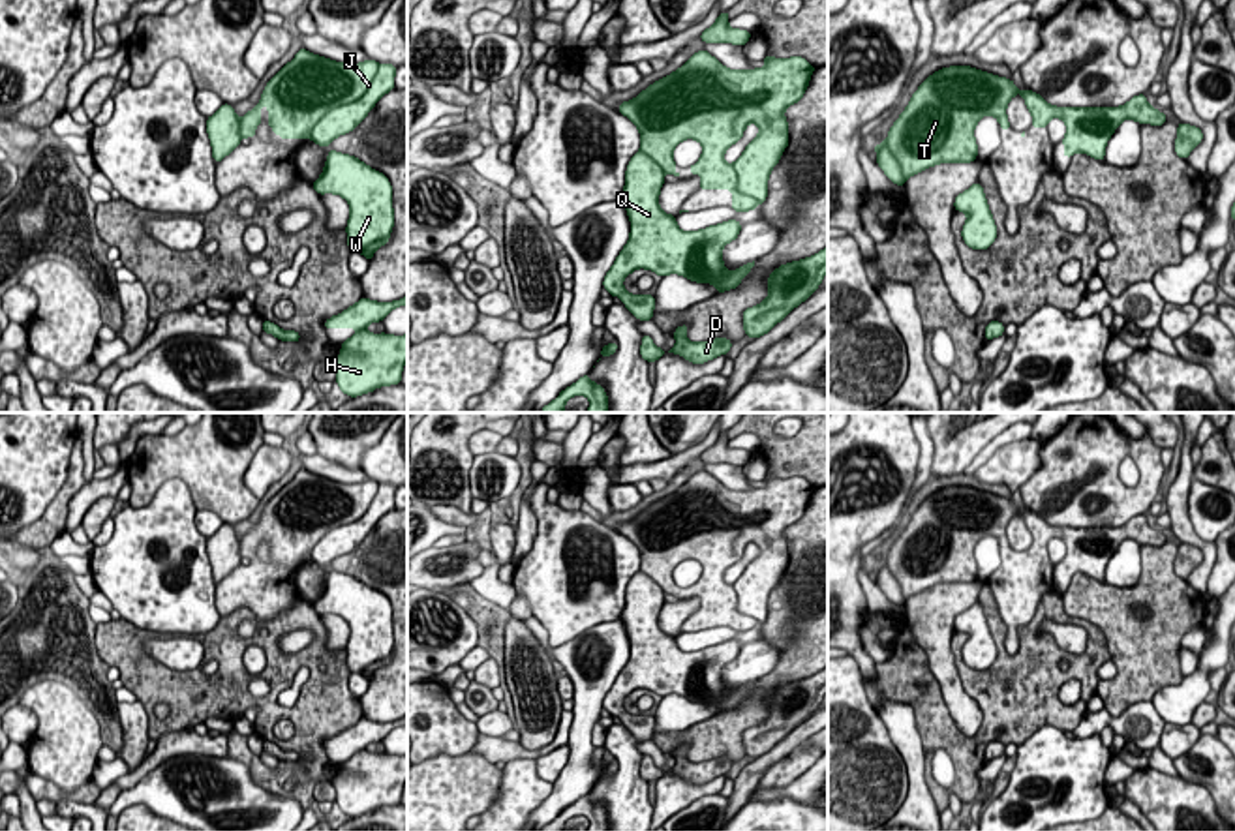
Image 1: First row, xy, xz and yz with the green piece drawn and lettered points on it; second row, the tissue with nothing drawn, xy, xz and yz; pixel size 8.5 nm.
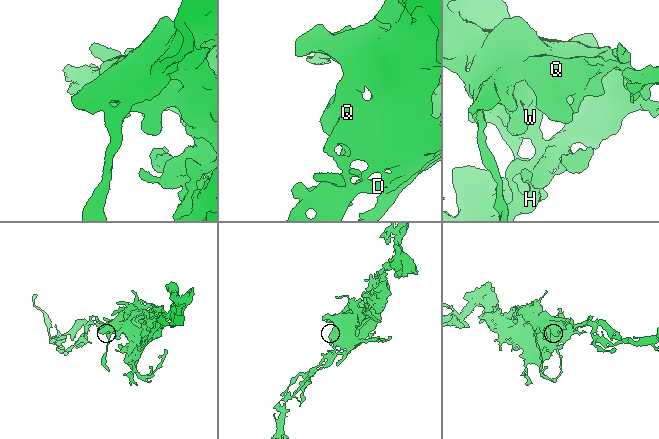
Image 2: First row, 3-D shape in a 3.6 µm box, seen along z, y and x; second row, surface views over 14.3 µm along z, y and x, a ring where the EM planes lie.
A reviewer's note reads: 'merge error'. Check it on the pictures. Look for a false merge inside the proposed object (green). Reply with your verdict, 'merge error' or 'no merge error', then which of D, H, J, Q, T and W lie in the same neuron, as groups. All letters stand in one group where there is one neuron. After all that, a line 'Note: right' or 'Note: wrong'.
no merge error | D H J Q T W
Note: wrong

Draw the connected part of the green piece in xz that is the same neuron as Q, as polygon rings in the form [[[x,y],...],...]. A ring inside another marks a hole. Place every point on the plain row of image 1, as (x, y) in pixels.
[[[698,471],[674,493],[618,525],[638,548],[640,570],[627,585],[621,612],[631,642],[629,662],[602,707],[640,741],[653,739],[655,717],[625,711],[623,700],[638,688],[709,703],[719,715],[736,709],[755,687],[753,681],[728,692],[723,683],[723,668],[738,658],[739,642],[681,651],[676,636],[661,630],[659,613],[666,593],[679,597],[674,568],[694,559],[702,576],[689,593],[702,597],[698,610],[730,610],[736,632],[766,621],[770,593],[788,567],[785,531],[803,518],[816,488],[801,476],[766,475],[764,482],[764,488],[728,490],[708,471]],[[751,542],[758,555],[734,583],[726,583],[724,572],[741,561]]]

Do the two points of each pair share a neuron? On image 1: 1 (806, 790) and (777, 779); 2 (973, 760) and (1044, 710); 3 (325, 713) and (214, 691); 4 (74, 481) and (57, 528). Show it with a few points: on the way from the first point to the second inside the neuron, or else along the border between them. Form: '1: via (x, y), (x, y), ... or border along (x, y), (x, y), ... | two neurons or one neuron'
1: border along (808, 768), (783, 786), (759, 786) | two neurons
2: via (982, 740), (1014, 710), (1023, 710) | one neuron
3: via (297, 710), (271, 708), (263, 702), (243, 698) | one neuron
4: via (66, 492), (57, 507), (57, 516) | one neuron

